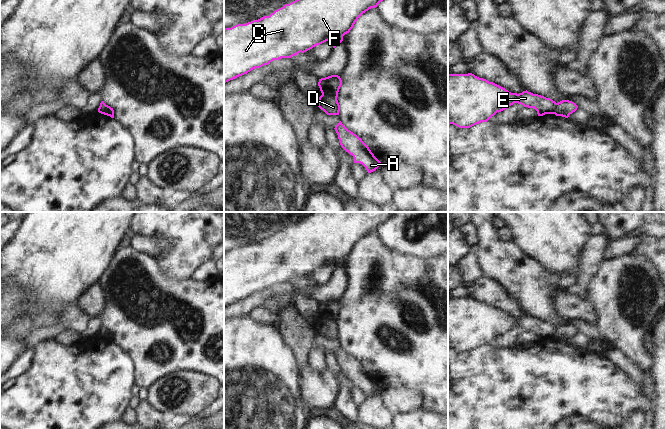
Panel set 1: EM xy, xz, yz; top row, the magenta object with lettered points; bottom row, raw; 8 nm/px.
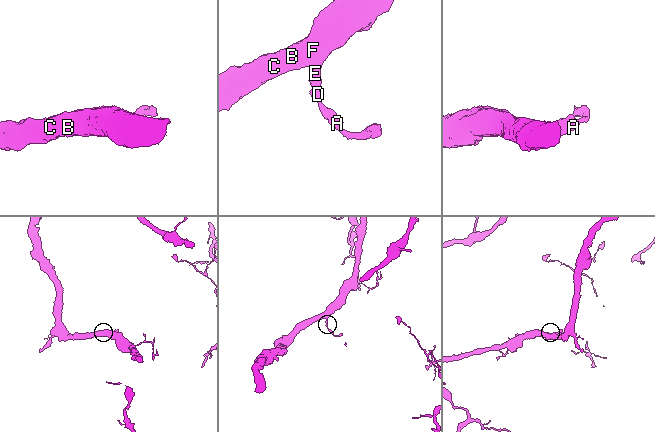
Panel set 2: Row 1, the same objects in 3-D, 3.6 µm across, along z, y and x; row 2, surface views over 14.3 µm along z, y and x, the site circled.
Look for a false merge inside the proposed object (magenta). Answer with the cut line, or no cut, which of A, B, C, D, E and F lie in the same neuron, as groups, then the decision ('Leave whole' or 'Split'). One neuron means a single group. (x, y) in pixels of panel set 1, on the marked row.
Split along xz (322, 93), (333, 95), (336, 98). Groups: A D / B C E F. Split.

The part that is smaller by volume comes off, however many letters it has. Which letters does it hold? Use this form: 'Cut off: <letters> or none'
Cut off: A, D

